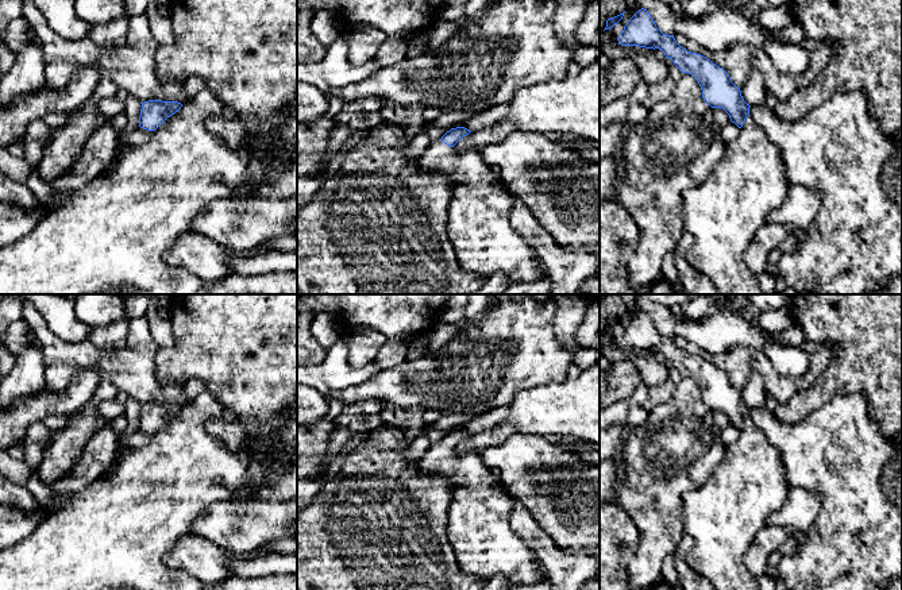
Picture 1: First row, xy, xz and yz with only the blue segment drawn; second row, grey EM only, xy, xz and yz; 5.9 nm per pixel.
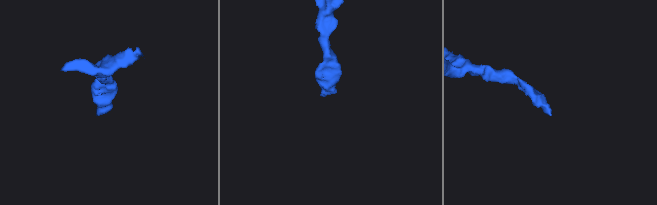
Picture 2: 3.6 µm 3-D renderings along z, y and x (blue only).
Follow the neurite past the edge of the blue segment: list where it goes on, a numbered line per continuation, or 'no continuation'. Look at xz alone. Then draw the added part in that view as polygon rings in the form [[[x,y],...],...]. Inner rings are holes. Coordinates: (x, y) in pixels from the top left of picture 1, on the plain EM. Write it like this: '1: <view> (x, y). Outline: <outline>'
1: xz (478, 528). Outline: [[[437,441],[425,451],[419,467],[425,474],[448,478],[455,485],[447,513],[447,537],[463,572],[485,581],[502,574],[509,579],[510,587],[539,583],[547,578],[540,572],[541,563],[529,544],[510,527],[513,498],[504,487],[502,479],[492,474],[478,454],[458,454],[455,448],[450,450]]]

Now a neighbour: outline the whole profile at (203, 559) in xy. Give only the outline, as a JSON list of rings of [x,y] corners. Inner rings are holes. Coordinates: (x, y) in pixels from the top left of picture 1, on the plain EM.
[[[196,533],[181,537],[163,558],[165,566],[190,574],[207,589],[232,576],[228,564],[234,560],[234,552]]]

